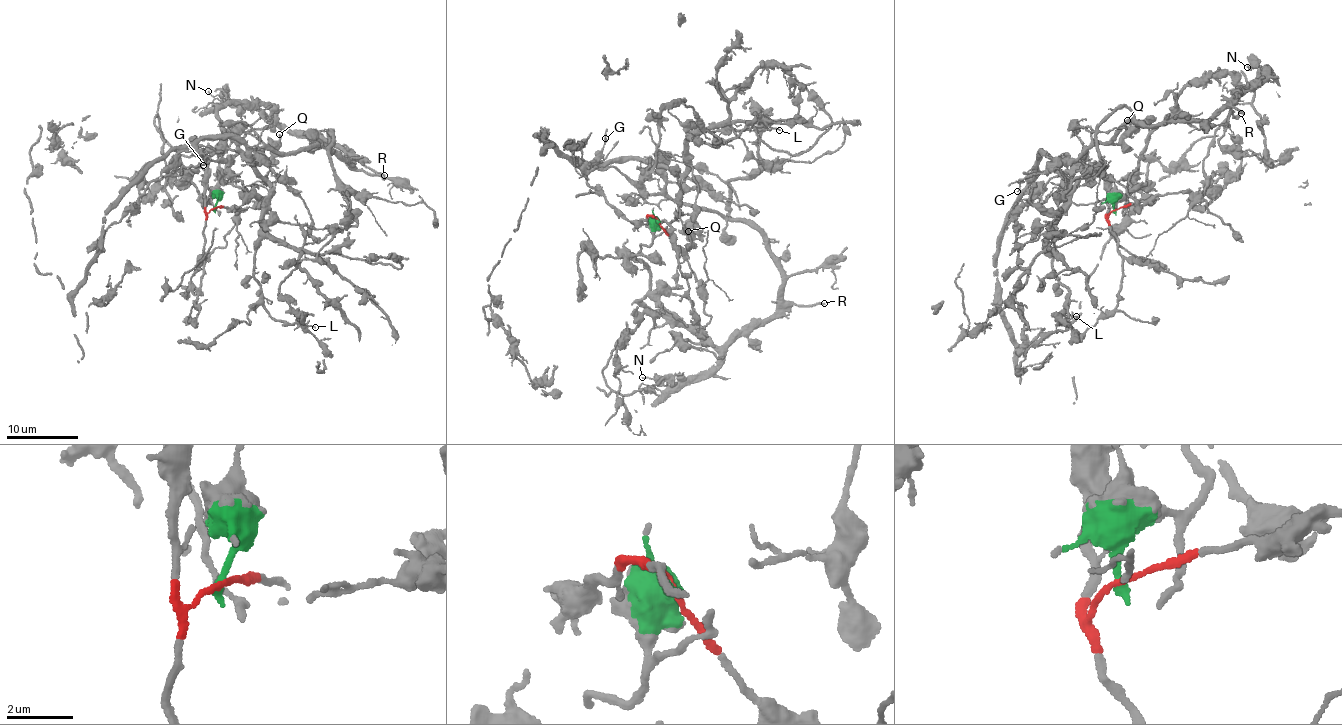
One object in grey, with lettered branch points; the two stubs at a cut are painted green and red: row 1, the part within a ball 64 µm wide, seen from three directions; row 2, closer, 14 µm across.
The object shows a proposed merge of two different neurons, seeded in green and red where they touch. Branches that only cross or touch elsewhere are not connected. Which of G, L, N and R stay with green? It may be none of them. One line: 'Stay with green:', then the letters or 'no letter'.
Stay with green: N, R

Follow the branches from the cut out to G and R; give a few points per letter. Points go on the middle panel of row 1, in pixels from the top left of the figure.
G: (658, 220), (648, 217), (631, 224), (587, 184), (586, 173), (591, 160), (604, 146), (605, 138)
R: (658, 220), (634, 258), (650, 280), (639, 299), (715, 345), (794, 304), (824, 302)

